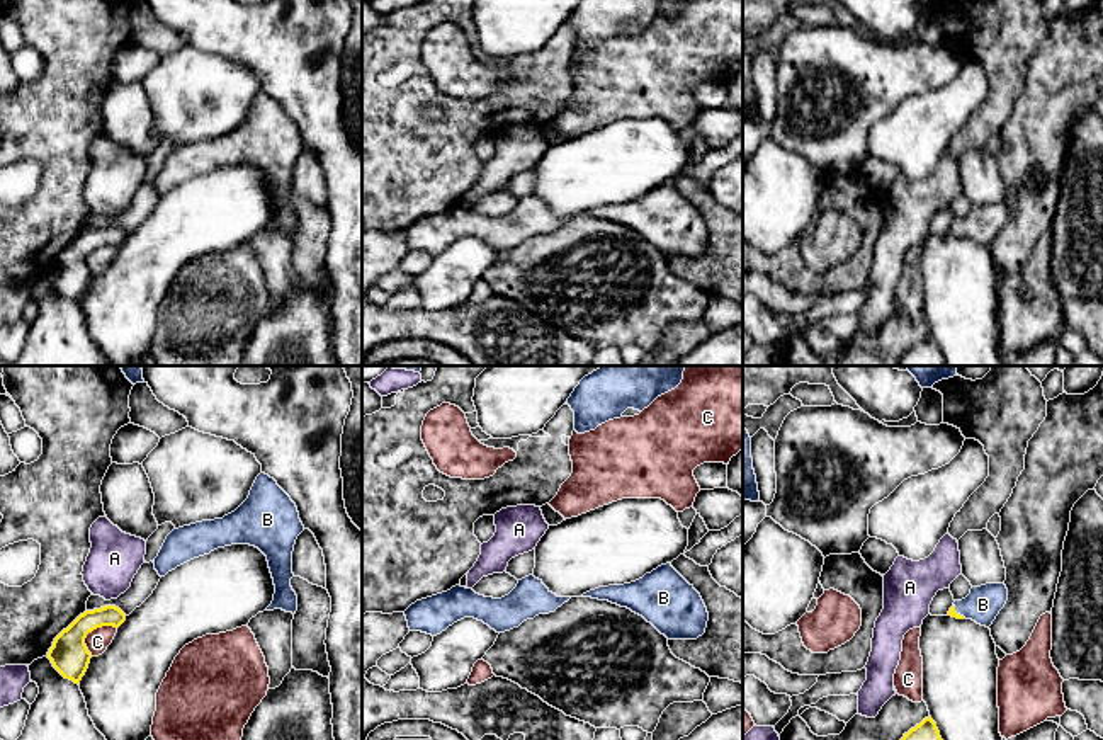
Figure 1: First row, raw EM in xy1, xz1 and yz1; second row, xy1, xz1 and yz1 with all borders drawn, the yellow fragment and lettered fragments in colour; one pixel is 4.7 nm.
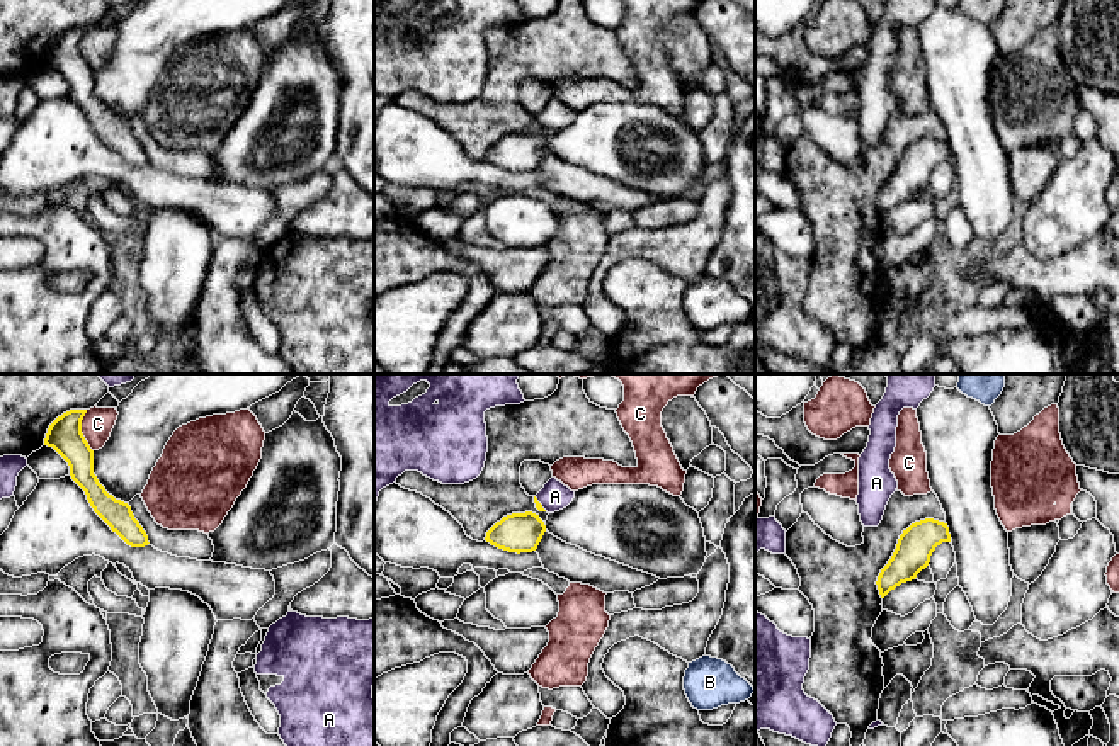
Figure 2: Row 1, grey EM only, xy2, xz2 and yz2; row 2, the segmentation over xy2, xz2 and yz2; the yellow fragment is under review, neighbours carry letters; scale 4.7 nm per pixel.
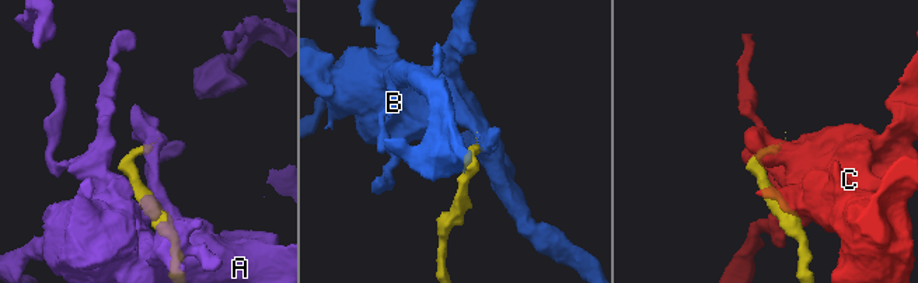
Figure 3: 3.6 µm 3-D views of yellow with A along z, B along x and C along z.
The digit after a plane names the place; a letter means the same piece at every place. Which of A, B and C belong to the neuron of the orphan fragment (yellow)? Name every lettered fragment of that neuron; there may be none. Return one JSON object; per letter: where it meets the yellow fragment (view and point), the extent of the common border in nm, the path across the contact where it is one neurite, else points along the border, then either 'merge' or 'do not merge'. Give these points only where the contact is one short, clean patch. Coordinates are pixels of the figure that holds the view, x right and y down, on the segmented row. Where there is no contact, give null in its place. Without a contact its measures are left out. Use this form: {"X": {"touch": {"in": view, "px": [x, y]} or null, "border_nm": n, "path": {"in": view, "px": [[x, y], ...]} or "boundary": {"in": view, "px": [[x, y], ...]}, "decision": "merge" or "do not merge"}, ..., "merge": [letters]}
{"A": {"touch": {"in": "xz2", "px": [539, 503]}, "border_nm": 90, "decision": "do not merge"}, "B": {"touch": {"in": "yz1", "px": [955, 613]}, "border_nm": 80, "path": {"in": "yz1", "px": [[952, 613], [955, 613], [983, 604]]}, "decision": "merge"}, "C": {"touch": {"in": "xy1", "px": [90, 631]}, "border_nm": 190, "boundary": {"in": "xy1", "px": [[116, 626], [97, 626], [87, 635], [85, 647], [90, 655]]}, "decision": "do not merge"}, "merge": ["B"]}

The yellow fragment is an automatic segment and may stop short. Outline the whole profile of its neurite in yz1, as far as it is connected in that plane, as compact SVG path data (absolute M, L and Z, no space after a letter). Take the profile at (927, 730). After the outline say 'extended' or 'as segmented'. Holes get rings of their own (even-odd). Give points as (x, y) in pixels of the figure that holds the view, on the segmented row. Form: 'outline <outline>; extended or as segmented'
outline M931 716L911 728L901 740L942 740L936 723Z; as segmented

